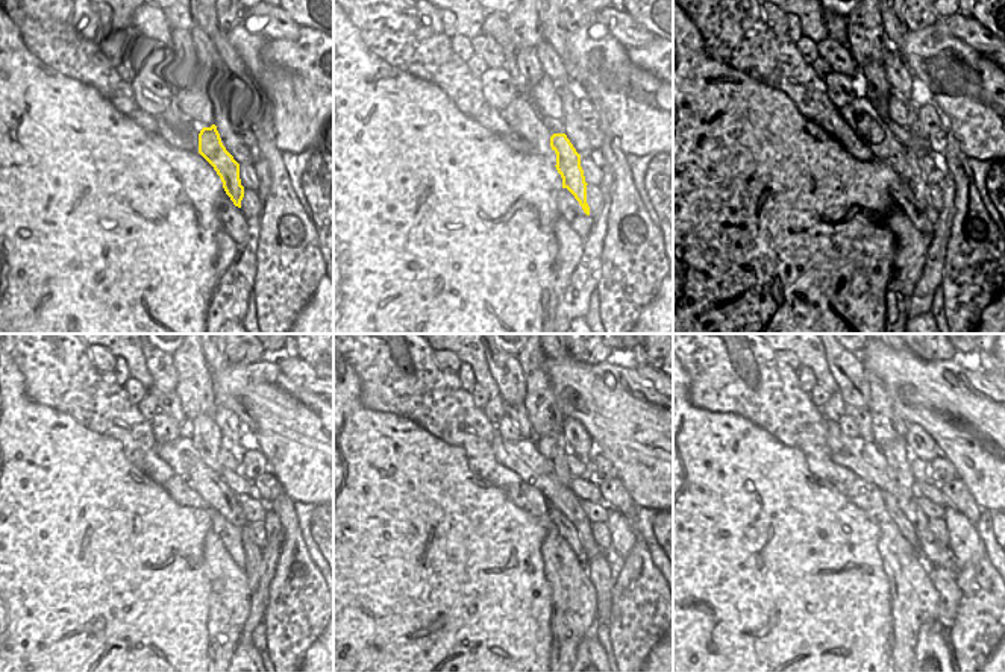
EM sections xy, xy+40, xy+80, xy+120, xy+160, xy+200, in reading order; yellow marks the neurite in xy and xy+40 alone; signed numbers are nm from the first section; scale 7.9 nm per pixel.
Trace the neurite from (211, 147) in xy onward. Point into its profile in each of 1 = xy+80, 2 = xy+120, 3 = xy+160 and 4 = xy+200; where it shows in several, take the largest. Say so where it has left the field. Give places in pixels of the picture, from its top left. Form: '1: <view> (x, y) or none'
1: xy+80 (916, 182)
2: xy+120 (255, 568)
3: xy+160 (599, 571)
4: xy+200 (949, 595)

